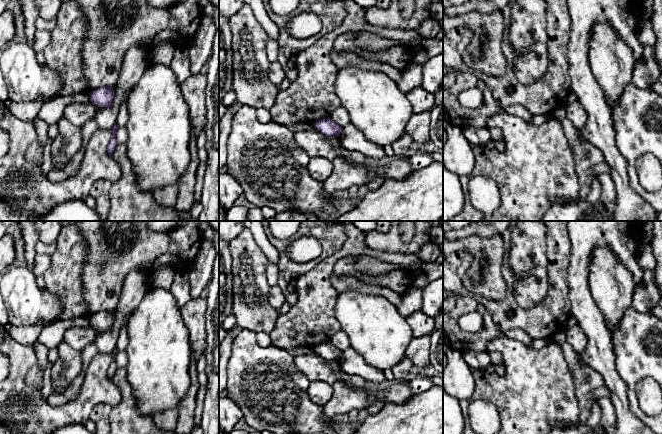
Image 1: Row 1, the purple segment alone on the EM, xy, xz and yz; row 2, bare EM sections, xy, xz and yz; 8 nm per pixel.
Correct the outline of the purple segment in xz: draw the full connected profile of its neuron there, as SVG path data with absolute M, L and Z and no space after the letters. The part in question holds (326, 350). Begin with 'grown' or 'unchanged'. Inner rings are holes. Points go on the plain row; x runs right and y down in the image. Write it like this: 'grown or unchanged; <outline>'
unchanged; M329 341L320 343L313 347L314 352L320 355L325 360L339 361L342 357L343 352L332 345Z

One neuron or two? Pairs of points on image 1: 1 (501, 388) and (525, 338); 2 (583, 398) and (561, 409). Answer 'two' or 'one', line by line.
1: two
2: two

